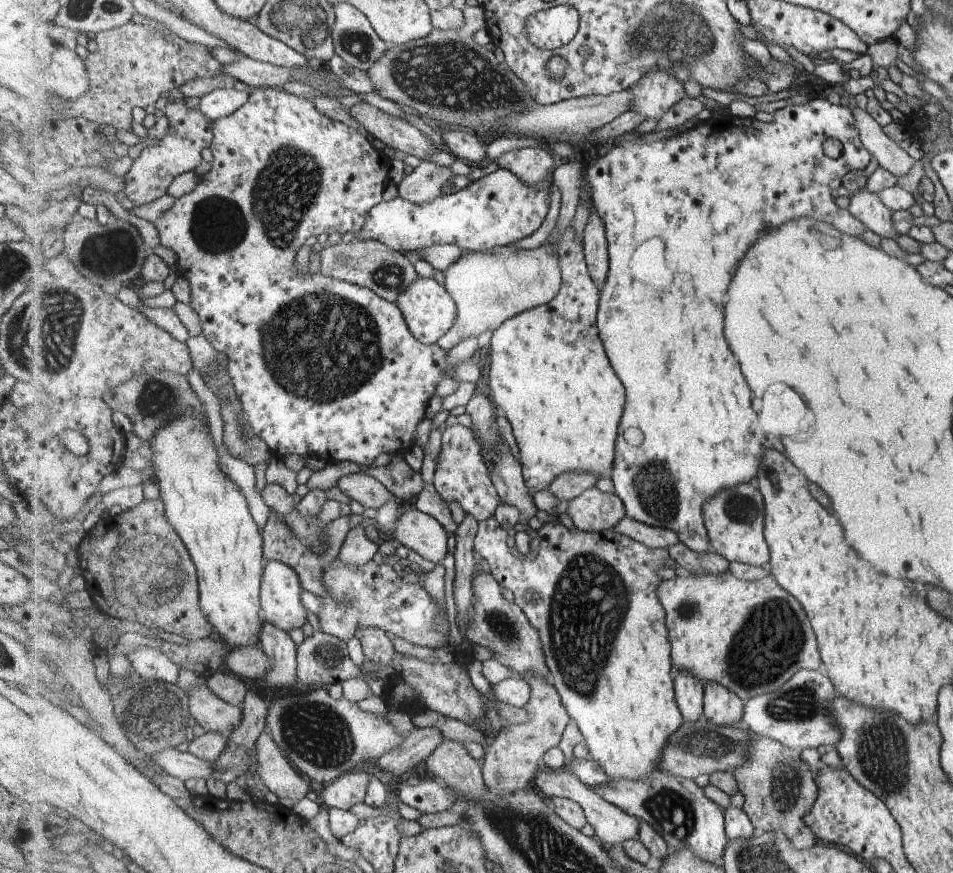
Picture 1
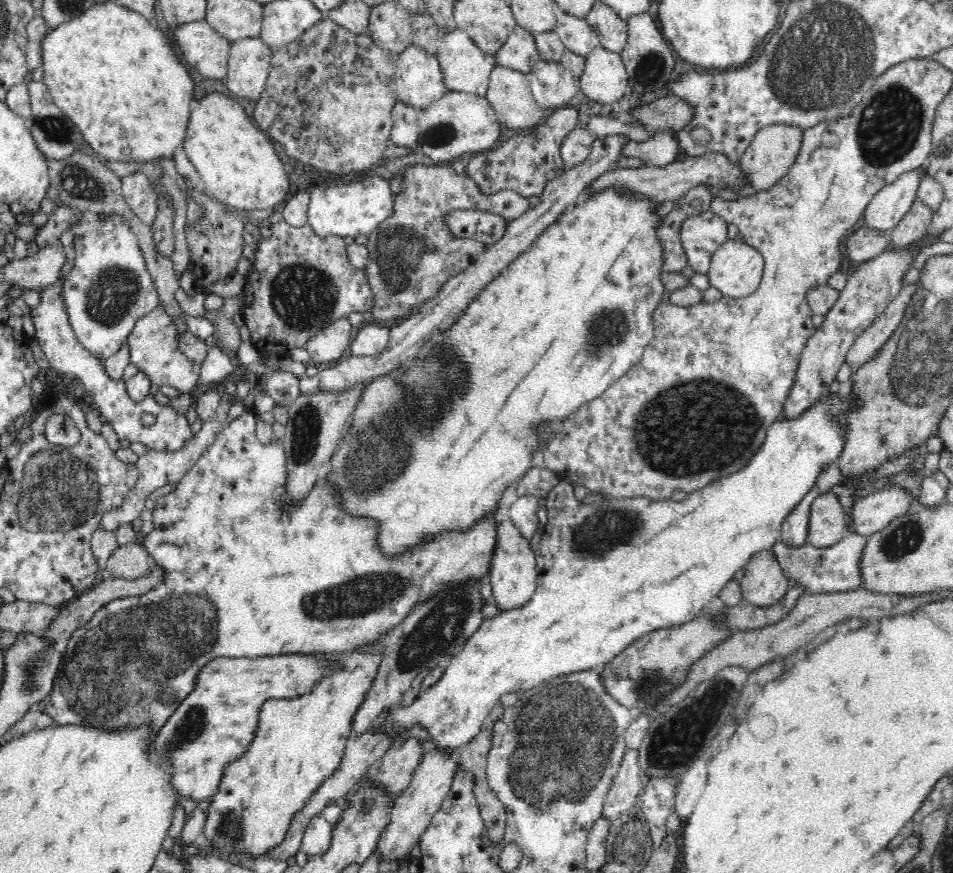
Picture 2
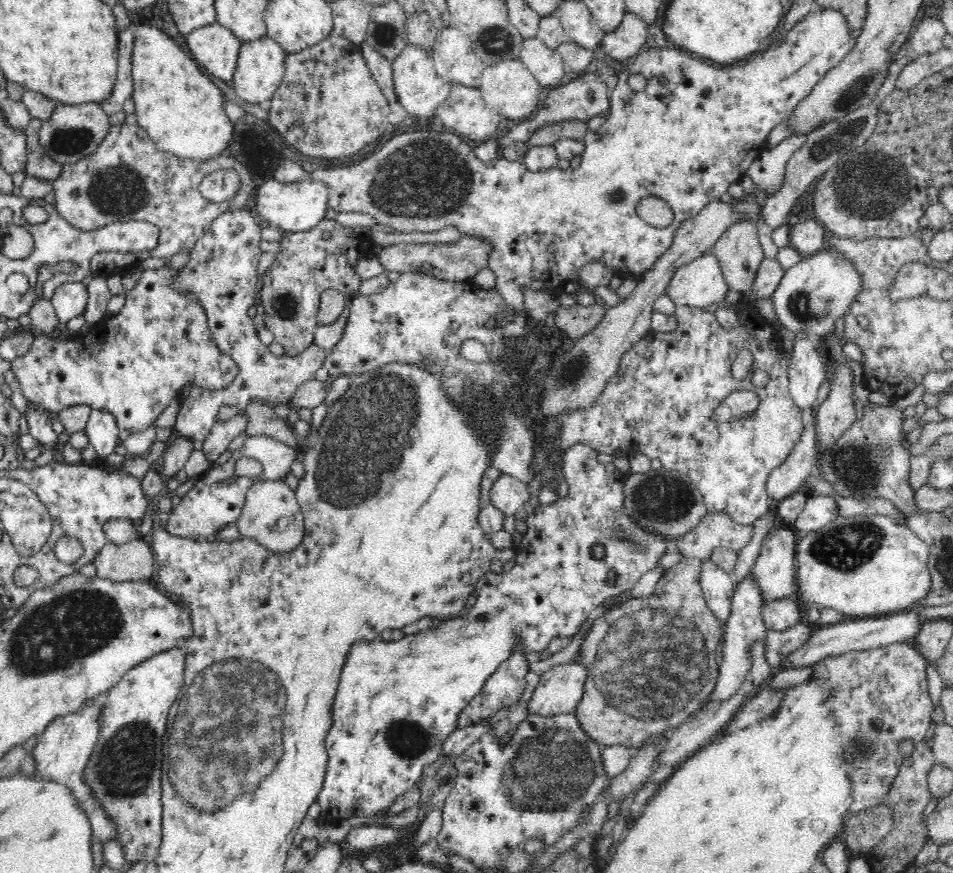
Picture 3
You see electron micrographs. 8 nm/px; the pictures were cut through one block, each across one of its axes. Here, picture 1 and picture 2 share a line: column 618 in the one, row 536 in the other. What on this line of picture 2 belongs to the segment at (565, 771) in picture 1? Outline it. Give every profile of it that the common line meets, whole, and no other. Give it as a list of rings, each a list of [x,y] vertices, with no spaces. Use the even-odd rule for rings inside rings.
[[[832,492],[820,494],[809,506],[806,543],[818,548],[832,546],[850,533],[847,524],[838,496]]]

